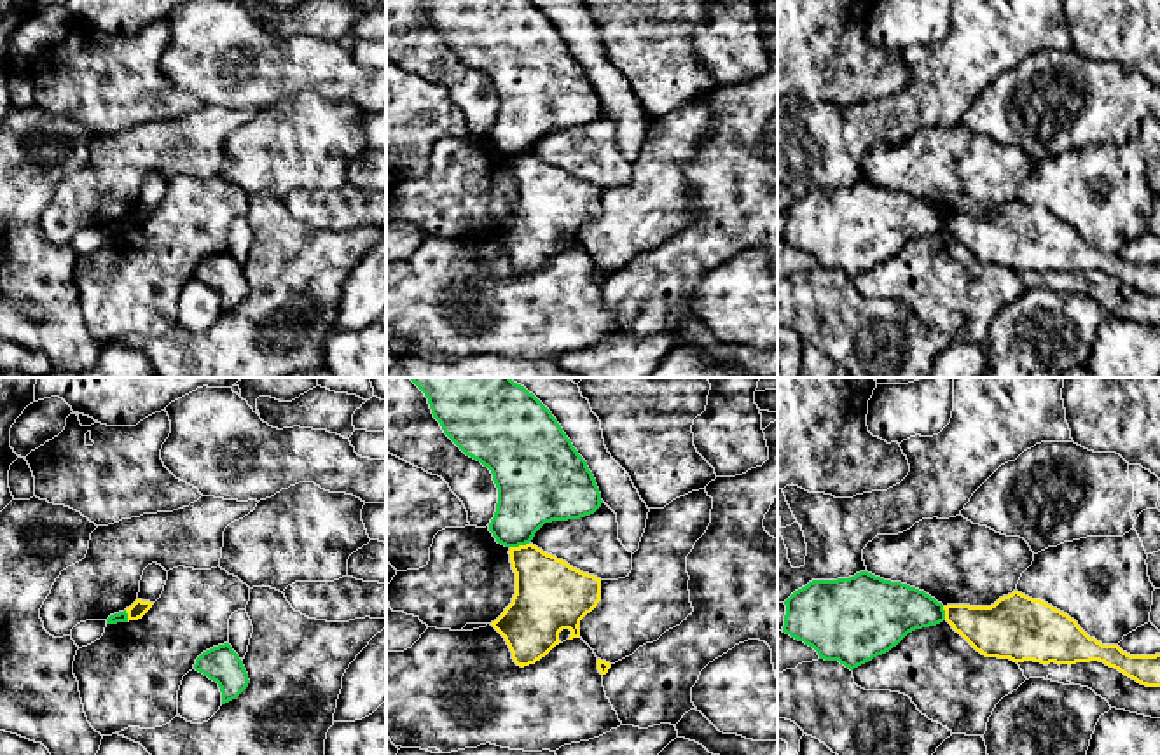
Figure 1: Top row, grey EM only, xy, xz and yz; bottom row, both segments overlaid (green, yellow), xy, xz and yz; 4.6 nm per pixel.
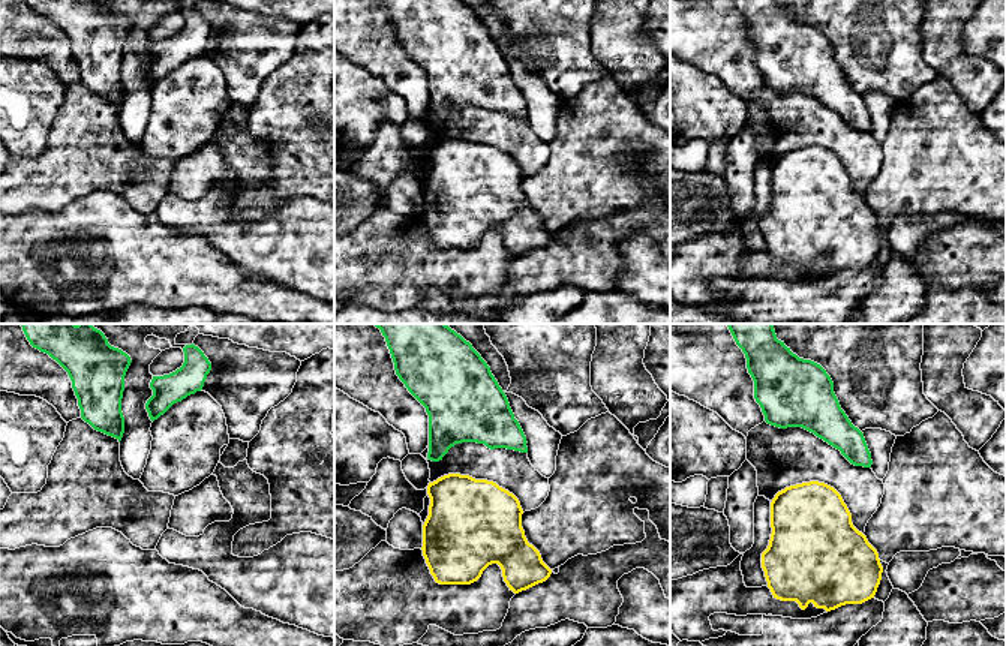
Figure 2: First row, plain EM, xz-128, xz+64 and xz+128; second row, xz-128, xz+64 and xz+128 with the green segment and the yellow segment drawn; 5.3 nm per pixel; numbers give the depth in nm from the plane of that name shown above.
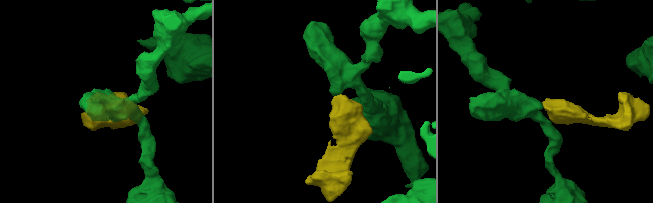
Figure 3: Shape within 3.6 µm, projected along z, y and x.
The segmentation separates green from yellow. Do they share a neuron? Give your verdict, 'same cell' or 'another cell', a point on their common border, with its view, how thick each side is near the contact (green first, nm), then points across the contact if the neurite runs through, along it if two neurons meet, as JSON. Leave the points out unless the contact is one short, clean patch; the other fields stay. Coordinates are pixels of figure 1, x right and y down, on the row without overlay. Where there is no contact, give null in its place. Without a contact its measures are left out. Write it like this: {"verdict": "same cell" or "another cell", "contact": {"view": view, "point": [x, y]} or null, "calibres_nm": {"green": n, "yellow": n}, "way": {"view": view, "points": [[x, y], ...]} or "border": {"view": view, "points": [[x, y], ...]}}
{"verdict": "another cell", "contact": {"view": "xz", "point": [519, 152]}, "calibres_nm": {"green": 320, "yellow": 300}, "border": {"view": "xz", "points": [[528, 151], [510, 156]]}}

